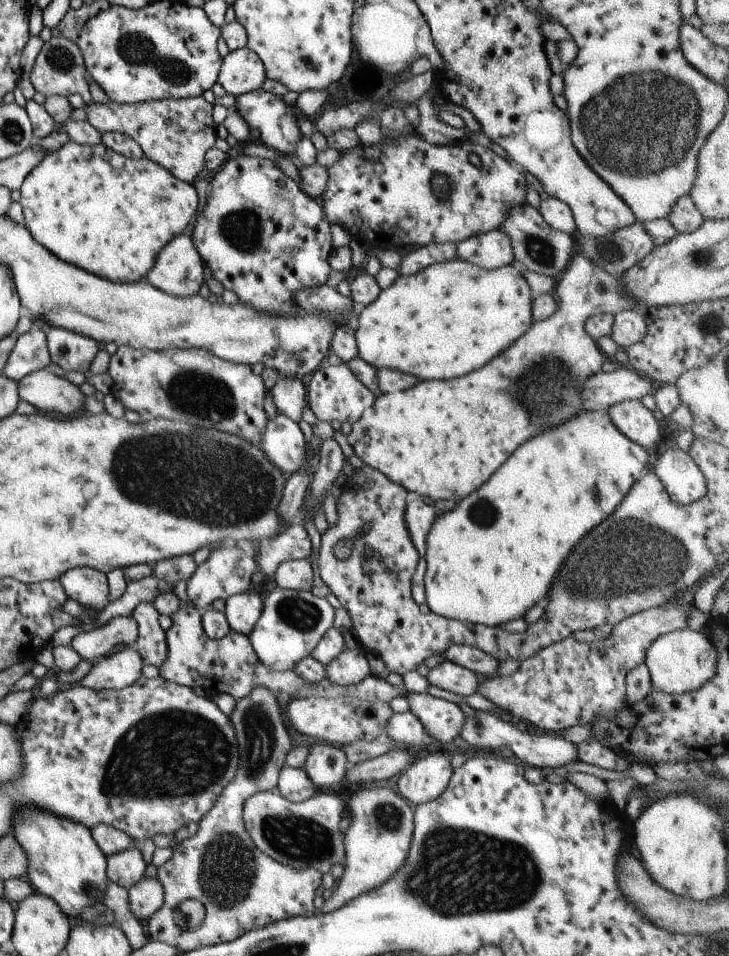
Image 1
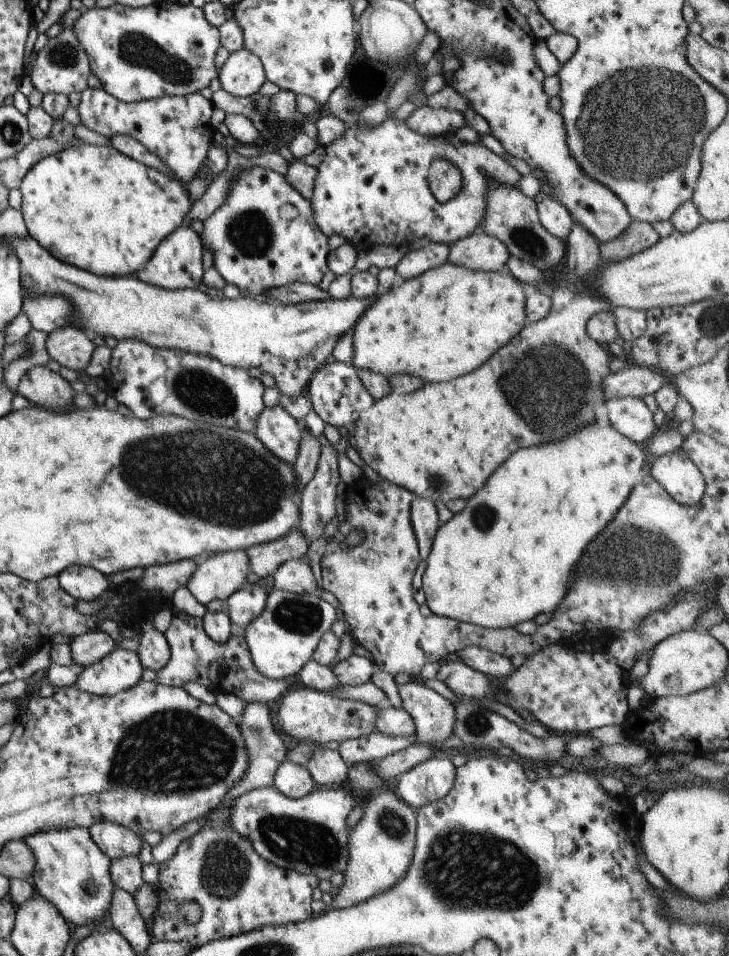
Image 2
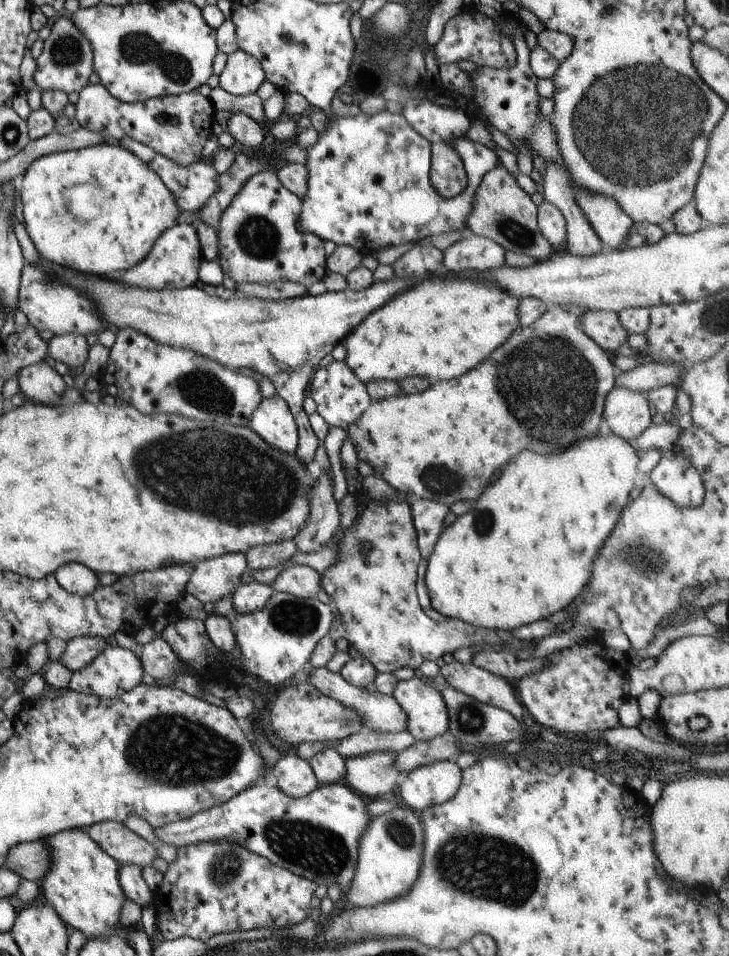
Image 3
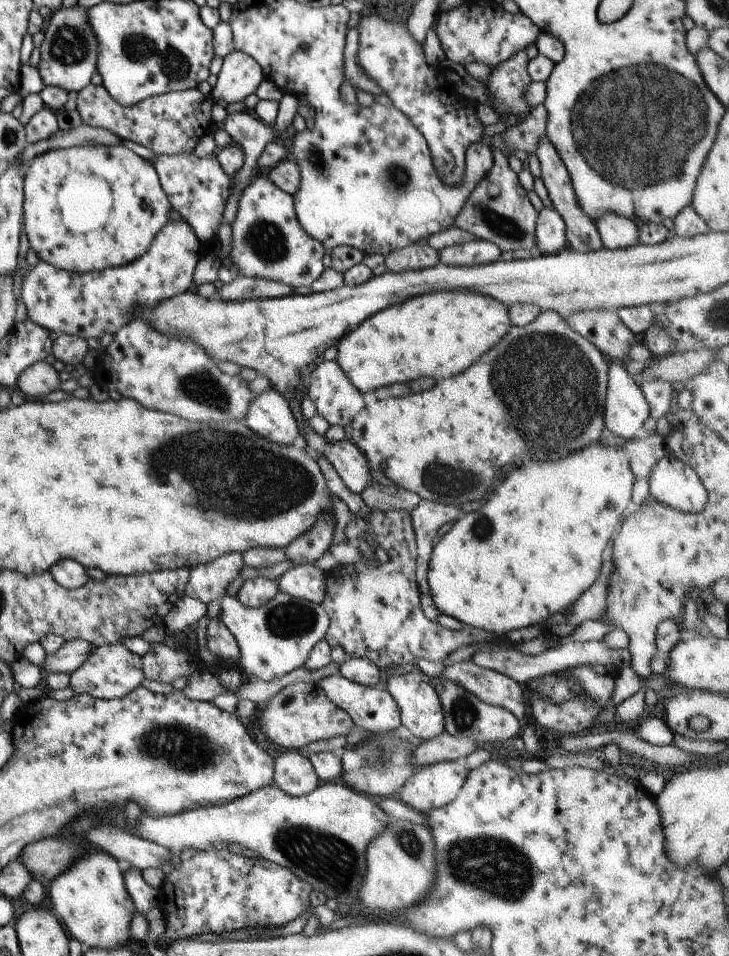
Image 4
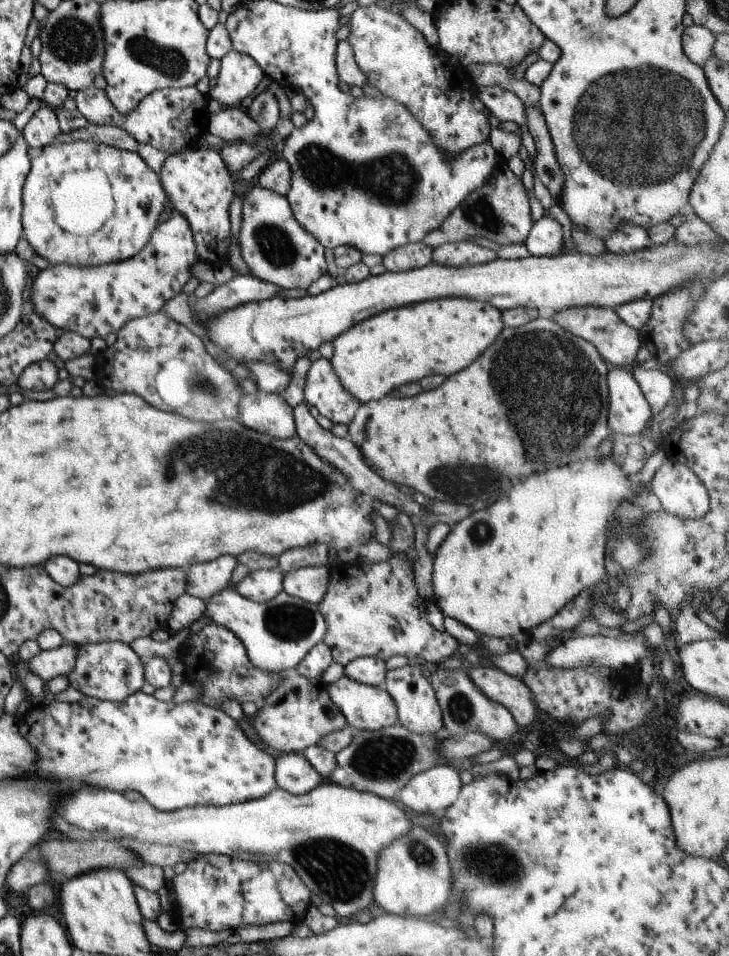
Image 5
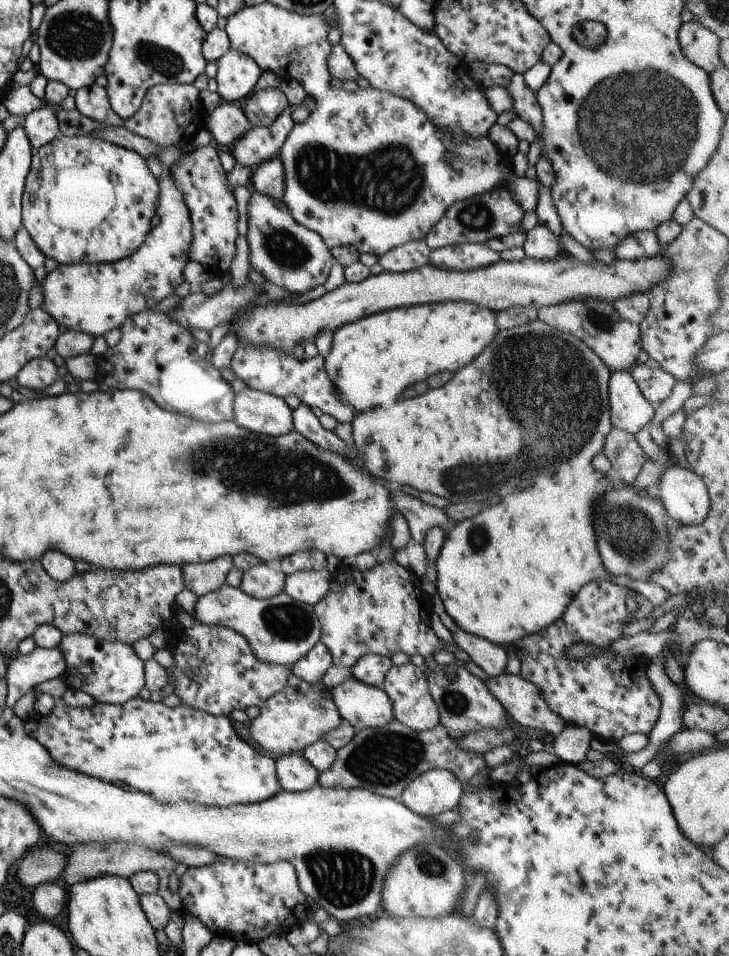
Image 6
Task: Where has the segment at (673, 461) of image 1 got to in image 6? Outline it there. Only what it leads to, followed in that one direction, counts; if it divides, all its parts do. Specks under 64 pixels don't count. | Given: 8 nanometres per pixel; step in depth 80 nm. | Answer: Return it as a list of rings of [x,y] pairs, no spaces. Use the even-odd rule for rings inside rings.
[[[674,466],[662,468],[658,484],[652,490],[661,501],[669,520],[673,519],[681,525],[694,525],[704,521],[711,510],[710,500],[703,481],[690,469]]]

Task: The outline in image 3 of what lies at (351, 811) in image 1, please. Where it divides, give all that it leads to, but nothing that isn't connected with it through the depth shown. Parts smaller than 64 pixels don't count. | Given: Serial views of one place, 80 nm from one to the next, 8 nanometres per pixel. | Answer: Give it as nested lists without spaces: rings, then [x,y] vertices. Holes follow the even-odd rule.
[[[395,806],[389,812],[371,816],[371,824],[359,836],[355,874],[340,906],[373,908],[403,896],[420,873],[422,854],[423,828],[418,814],[407,807]]]

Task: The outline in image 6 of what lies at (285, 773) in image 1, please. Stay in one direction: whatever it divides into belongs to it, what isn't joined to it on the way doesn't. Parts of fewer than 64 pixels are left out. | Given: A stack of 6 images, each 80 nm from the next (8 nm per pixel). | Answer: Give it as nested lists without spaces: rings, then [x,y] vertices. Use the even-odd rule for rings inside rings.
[[[301,752],[281,755],[274,765],[277,782],[287,792],[308,791],[318,782],[318,772]]]

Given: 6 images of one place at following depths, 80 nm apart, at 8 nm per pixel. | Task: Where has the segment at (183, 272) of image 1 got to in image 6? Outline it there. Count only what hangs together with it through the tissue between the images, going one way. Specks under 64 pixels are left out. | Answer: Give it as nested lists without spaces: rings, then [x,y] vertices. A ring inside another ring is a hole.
[[[164,172],[158,180],[158,201],[154,214],[159,218],[155,227],[143,238],[130,257],[121,258],[112,263],[71,263],[59,265],[46,273],[40,282],[42,303],[40,308],[58,325],[66,329],[87,333],[93,338],[103,336],[111,329],[119,329],[126,318],[149,311],[163,298],[173,294],[173,288],[183,282],[181,272],[188,262],[188,251],[191,244],[191,225],[187,207],[184,205],[181,192],[176,188],[170,177]]]

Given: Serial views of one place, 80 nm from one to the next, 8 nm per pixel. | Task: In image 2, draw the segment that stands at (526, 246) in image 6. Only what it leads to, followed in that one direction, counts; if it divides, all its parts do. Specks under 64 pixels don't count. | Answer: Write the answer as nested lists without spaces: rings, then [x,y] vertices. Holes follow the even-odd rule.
[[[546,196],[540,202],[536,203],[536,213],[539,222],[547,229],[549,234],[556,236],[562,241],[572,227],[572,216],[569,211],[554,197]]]

